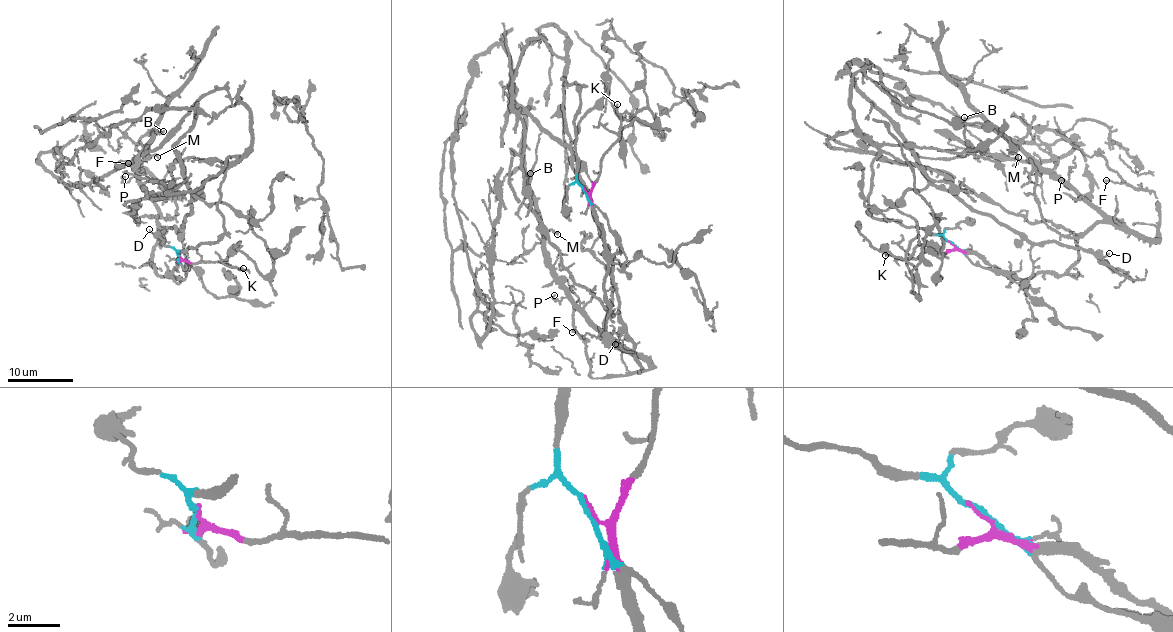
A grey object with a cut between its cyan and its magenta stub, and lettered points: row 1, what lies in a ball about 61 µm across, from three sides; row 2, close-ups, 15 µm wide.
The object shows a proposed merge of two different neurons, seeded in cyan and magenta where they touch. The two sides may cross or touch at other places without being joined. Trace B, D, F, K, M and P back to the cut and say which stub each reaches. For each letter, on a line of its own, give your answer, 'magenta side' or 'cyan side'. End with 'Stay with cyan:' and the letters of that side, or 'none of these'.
B: magenta side
D: cyan side
F: magenta side
K: magenta side
M: magenta side
P: magenta side
Stay with cyan: D

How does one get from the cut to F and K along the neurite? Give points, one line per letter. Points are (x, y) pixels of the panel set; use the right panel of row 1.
F: (951, 243), (1019, 278), (1061, 274), (1077, 260), (1077, 237), (1100, 222), (1158, 240), (1155, 194), (1107, 180)
K: (951, 243), (952, 250), (942, 253), (928, 251), (916, 258), (897, 259), (886, 255)

